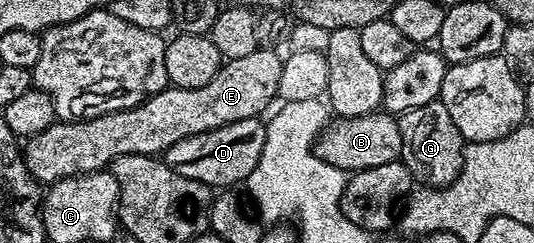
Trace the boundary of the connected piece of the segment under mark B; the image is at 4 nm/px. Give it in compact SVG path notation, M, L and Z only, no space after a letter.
M386 111L332 120L315 142L315 154L325 159L325 163L344 171L358 171L381 167L381 163L393 163L403 156L399 122Z

